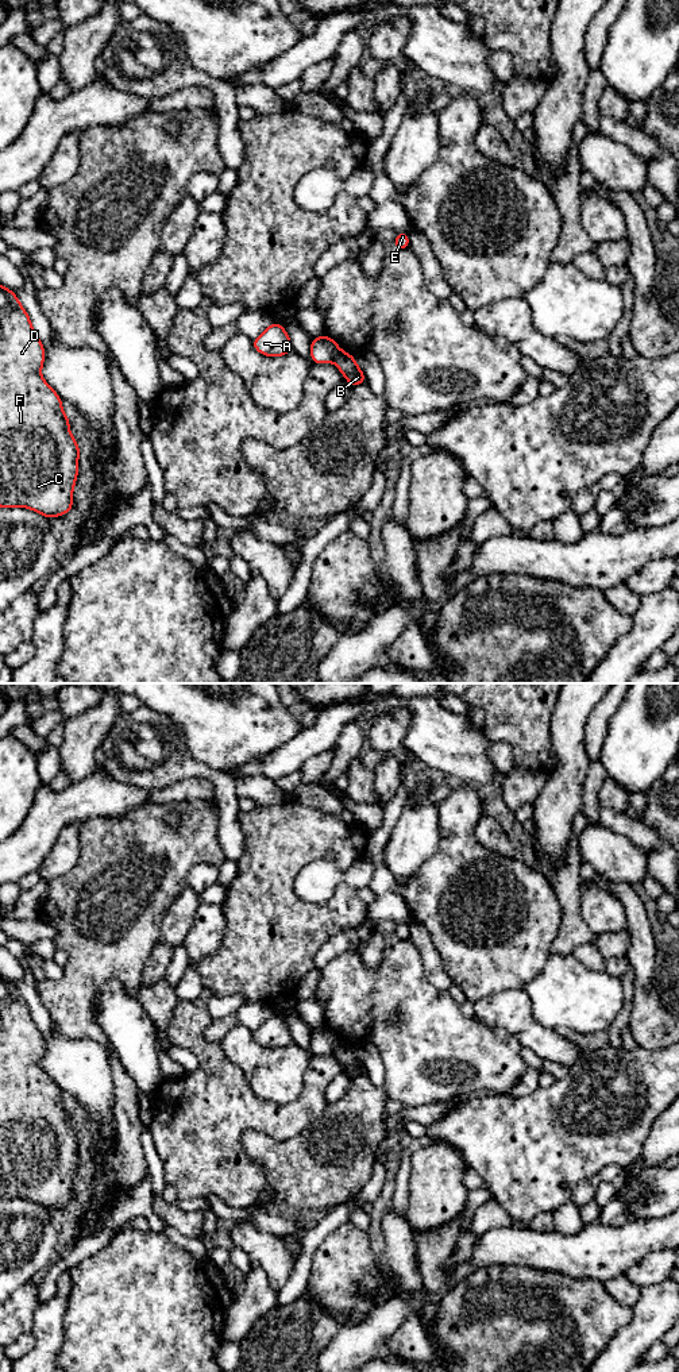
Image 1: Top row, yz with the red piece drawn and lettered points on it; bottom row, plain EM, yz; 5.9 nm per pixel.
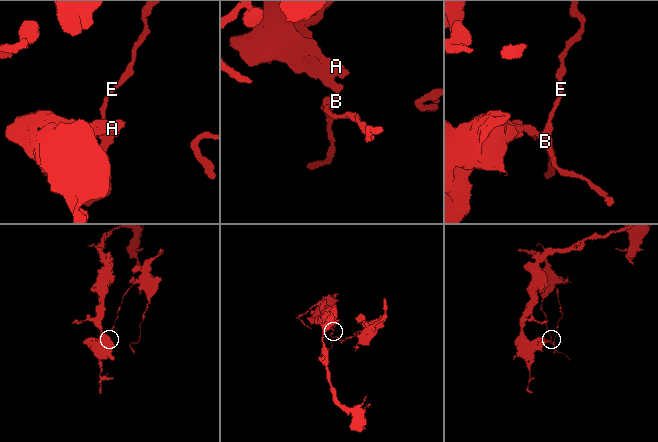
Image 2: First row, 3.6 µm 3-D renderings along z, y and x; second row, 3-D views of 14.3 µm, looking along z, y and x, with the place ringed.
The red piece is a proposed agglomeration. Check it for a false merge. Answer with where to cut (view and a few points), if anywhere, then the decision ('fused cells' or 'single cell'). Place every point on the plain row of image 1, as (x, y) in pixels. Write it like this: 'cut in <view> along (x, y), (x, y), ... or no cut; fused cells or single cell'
cut in yz along (339, 1040), (332, 1052); fused cells

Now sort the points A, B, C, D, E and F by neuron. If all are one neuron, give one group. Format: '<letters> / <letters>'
A C D F / B E

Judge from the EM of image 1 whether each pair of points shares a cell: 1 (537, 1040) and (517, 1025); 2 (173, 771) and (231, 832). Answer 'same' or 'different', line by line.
1: same
2: same

